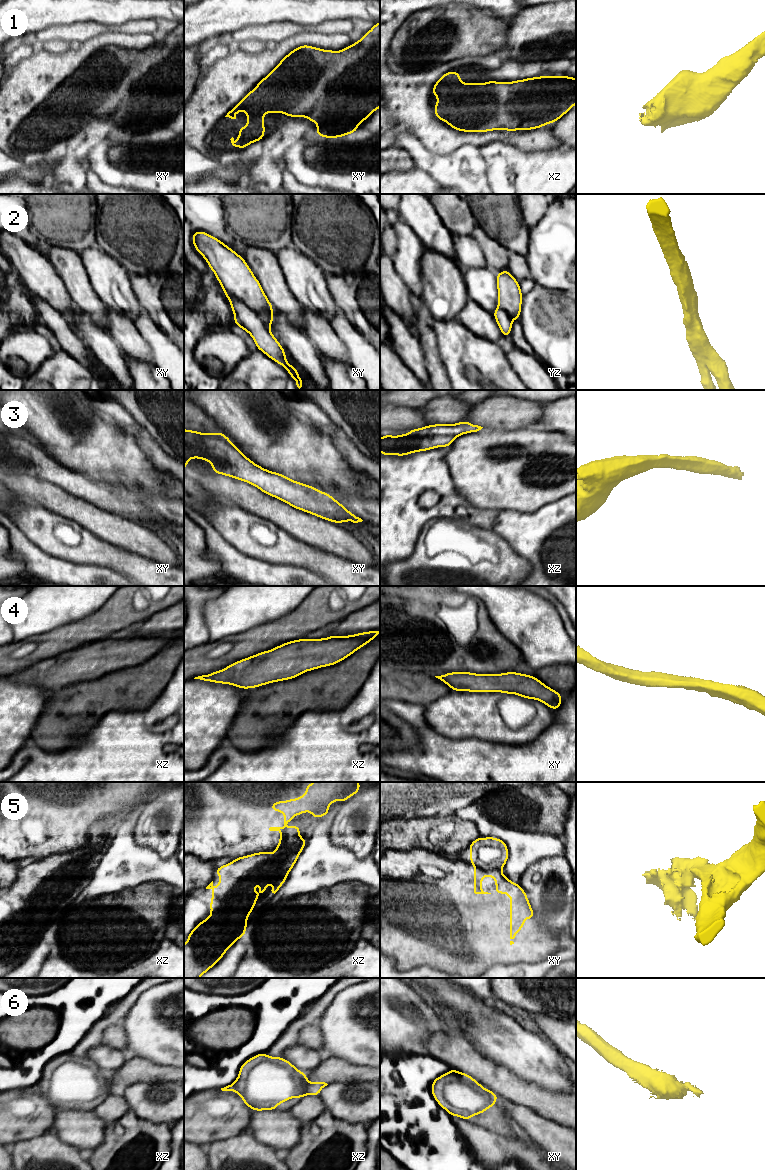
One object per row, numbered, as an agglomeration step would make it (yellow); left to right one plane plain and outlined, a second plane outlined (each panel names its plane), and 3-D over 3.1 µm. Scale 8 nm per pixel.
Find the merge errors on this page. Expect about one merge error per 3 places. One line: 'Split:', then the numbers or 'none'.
Split: 2, 5

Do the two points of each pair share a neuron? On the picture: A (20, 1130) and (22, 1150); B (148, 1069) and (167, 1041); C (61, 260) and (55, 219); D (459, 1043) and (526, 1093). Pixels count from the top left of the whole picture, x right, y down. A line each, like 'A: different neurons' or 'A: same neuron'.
A: different neurons
B: different neurons
C: different neurons
D: same neuron

